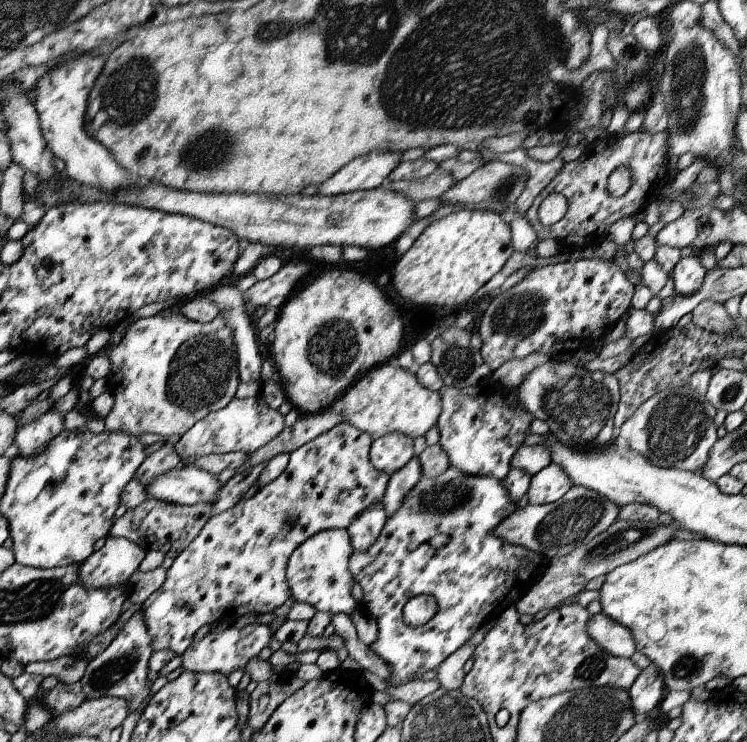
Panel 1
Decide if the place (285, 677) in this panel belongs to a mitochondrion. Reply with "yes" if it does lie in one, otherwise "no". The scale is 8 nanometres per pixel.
no

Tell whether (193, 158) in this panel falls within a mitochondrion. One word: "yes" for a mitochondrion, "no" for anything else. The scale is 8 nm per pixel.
yes

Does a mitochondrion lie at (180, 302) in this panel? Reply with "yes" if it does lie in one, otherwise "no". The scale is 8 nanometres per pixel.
no

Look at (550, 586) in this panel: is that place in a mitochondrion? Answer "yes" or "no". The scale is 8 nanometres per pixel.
no

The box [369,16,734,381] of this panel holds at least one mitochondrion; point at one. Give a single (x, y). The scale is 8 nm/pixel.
(689, 77)

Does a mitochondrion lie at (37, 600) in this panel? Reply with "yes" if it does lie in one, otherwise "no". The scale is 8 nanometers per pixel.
yes

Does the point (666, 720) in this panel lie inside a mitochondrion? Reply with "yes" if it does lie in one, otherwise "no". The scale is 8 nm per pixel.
no

